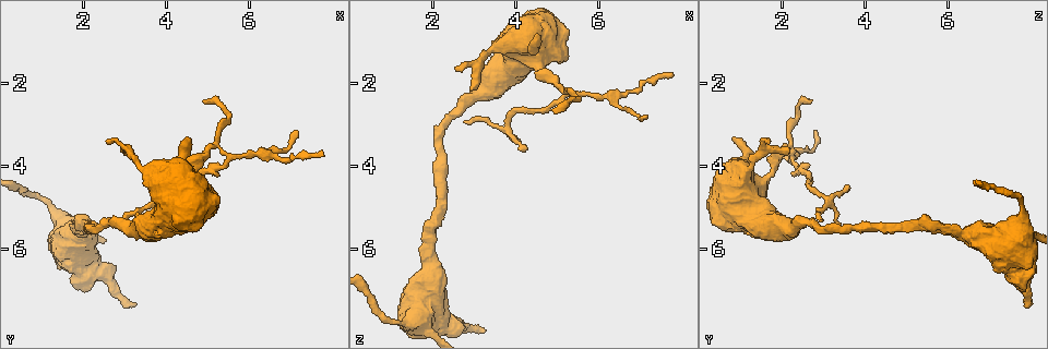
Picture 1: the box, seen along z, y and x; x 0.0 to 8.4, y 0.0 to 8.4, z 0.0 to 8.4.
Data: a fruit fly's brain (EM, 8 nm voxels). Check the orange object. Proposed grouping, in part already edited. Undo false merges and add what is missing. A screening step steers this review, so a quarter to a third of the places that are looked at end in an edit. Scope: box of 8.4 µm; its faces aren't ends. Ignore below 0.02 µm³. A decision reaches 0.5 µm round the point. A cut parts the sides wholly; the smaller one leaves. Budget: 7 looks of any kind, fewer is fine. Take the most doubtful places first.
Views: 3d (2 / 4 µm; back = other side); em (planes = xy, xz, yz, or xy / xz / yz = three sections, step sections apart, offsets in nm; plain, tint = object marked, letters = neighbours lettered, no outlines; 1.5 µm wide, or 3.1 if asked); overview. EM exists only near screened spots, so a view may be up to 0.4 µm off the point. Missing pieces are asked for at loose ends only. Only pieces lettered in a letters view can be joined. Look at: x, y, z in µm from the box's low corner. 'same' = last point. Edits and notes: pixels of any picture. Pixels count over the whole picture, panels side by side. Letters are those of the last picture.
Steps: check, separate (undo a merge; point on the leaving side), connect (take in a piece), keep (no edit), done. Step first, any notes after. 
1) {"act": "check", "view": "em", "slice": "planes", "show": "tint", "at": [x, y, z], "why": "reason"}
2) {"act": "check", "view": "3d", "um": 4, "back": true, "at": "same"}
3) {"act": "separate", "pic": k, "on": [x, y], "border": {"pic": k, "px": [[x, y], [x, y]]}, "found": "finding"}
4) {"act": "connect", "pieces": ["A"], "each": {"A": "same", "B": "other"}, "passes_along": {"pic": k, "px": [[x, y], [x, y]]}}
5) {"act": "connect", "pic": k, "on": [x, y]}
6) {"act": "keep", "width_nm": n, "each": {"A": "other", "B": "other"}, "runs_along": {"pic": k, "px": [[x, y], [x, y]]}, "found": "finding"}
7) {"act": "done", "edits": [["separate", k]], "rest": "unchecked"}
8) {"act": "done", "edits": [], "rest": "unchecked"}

{"act": "check", "view": "3d", "um": 4, "at": [7.80, 3.75, 1.80], "why": "tapers out"}

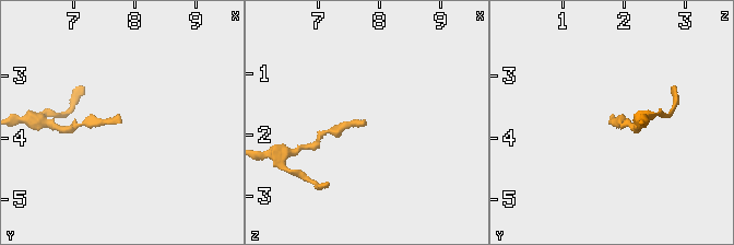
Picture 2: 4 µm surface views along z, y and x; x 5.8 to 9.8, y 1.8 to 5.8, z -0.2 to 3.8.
{"act": "check", "view": "em", "slice": "xz", "step": 4, "show": "letters", "at": [7.85, 3.80, 1.80]}

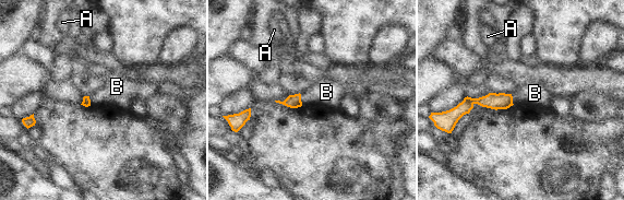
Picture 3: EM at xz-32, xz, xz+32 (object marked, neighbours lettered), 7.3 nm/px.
{"act": "check", "view": "em", "slice": "planes", "show": "letters", "at": "same", "why": "another direction"}

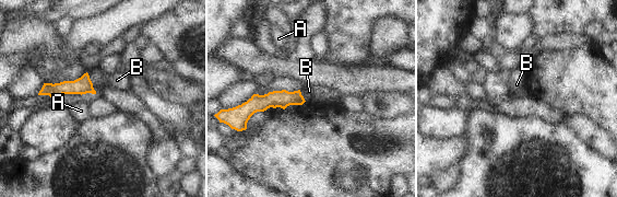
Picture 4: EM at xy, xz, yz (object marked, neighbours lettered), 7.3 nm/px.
{"act": "connect", "pieces": ["B"], "width_nm": 100, "each": {"A": "other", "B": "same"}, "passes_along": {"pic": 4, "px": [[82, 85], [91, 82], [117, 80]]}, "found": "the cell continues"}

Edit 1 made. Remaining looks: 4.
{"act": "check", "view": "overview", "why": "redraw"}

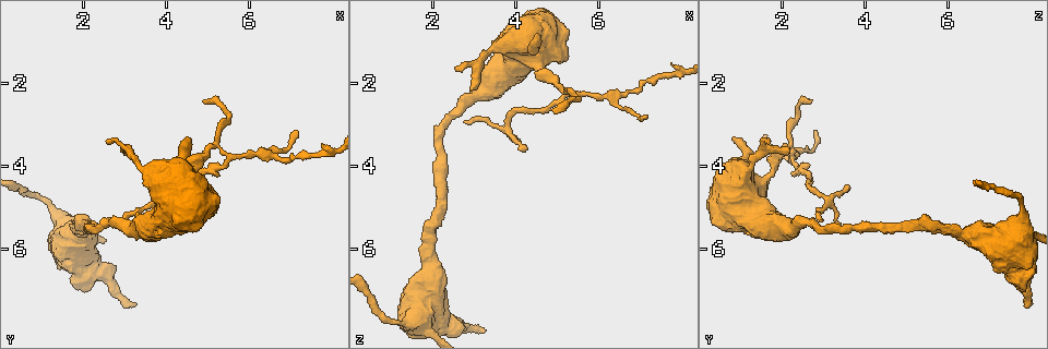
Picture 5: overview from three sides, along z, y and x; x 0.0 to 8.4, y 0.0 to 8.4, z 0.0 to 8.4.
{"act": "check", "view": "em", "slice": "planes", "show": "plain", "at": [1.75, 5.80, 7.80], "why": "abrupt turn"}

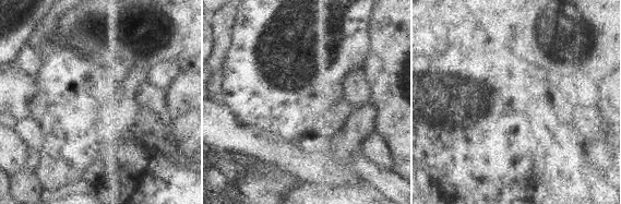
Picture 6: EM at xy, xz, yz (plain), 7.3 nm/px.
{"act": "check", "view": "em", "slice": "planes", "show": "tint", "at": "same", "why": "where the object lies"}

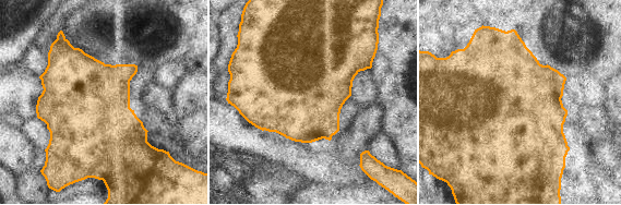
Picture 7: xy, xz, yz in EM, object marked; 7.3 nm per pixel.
{"act": "check", "view": "em", "slice": "planes", "show": "letters", "at": "same", "why": "what lies round it"}

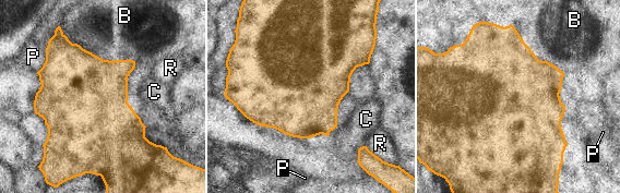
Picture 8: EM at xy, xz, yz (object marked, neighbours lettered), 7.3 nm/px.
{"act": "keep", "width_nm": 550, "each": {"B": "other", "C": "other", "P": "other", "R": "other"}, "border": {"pic": 8, "px": [[337, 125], [328, 135]]}, "found": "continuous, no second cell"}

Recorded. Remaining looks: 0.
{"act": "done", "edits": [["connect", 4]], "rest": "unchecked"}

